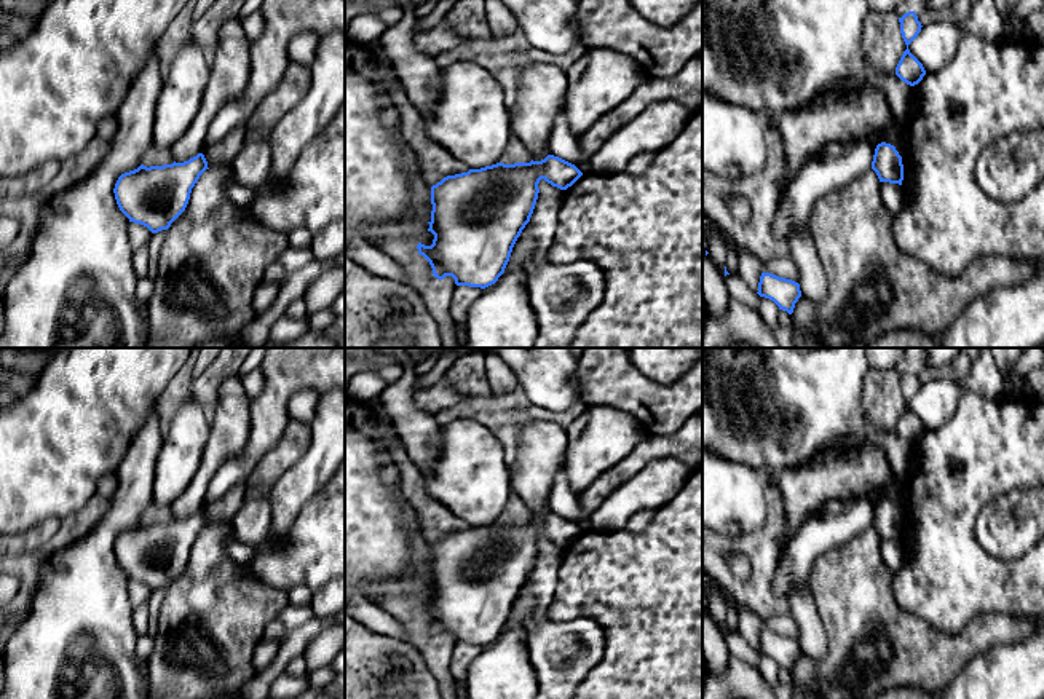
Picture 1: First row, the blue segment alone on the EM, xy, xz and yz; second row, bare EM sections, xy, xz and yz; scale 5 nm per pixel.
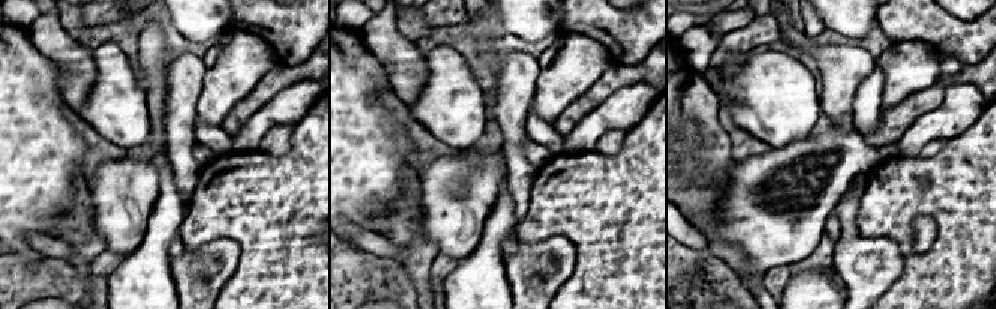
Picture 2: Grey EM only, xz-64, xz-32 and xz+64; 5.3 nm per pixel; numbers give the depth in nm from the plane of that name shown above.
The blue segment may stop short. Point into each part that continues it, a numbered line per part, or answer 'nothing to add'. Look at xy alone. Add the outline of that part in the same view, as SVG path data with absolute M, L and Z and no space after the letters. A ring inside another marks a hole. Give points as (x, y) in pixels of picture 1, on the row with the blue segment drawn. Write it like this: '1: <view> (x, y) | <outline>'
nothing to add

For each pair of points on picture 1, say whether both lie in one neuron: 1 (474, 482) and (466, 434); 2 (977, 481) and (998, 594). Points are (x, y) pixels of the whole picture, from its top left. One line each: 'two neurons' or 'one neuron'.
1: one neuron
2: one neuron

